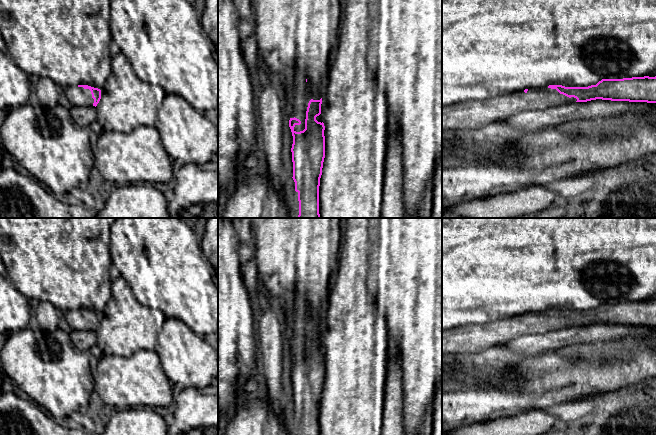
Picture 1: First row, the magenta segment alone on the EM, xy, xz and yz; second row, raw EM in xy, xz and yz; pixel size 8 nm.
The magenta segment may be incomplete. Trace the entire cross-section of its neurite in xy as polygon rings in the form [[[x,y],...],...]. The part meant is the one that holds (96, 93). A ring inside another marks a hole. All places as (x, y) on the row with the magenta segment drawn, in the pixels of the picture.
[[[88,85],[70,86],[62,89],[72,106],[97,106],[101,90]]]

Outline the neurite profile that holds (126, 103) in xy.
[[[114,50],[112,53],[111,73],[101,89],[101,99],[96,106],[96,111],[96,126],[99,130],[130,133],[141,126],[155,126],[158,110],[150,85],[137,77],[127,57],[117,50]]]

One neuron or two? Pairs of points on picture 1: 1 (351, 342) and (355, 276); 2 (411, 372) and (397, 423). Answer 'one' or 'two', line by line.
1: one
2: two

